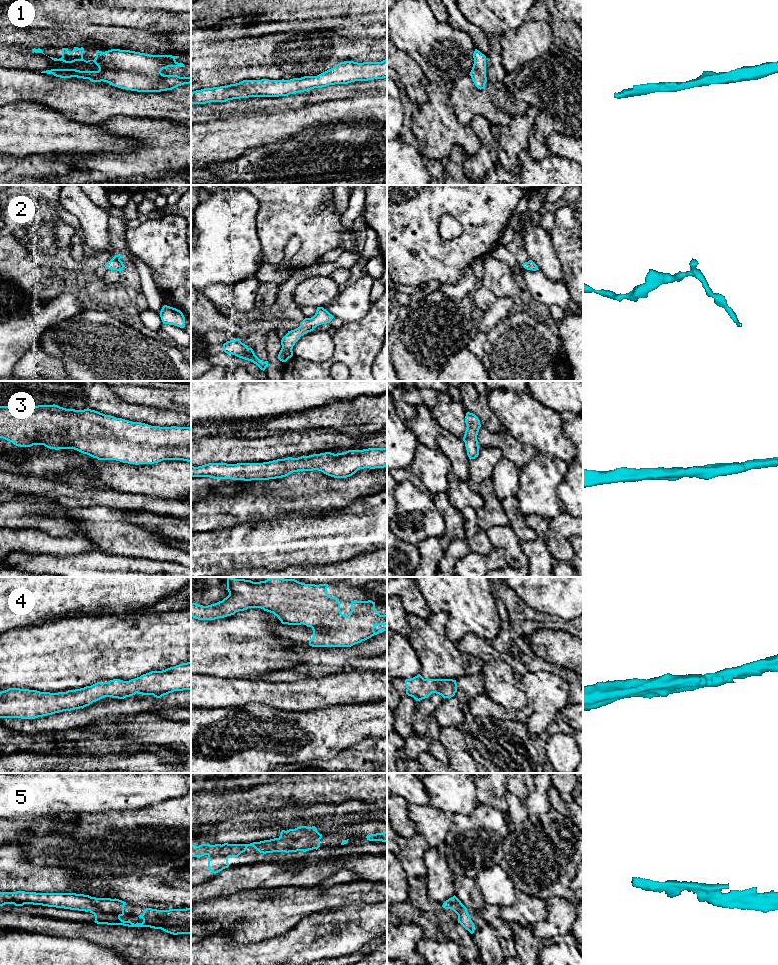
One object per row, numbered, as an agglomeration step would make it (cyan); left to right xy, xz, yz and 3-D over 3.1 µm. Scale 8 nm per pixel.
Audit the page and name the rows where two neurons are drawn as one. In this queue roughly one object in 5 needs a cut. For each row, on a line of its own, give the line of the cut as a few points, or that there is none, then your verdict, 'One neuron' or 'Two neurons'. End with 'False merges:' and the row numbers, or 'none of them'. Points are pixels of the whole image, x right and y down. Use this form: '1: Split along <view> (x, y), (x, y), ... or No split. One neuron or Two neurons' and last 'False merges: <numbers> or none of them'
1: No split. One neuron
2: No split. One neuron
3: No split. One neuron
4: No split. One neuron
5: No split. One neuron
False merges: none of them

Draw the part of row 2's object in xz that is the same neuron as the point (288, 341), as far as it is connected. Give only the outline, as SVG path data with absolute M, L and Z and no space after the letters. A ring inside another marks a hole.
M317 307L316 313L313 317L305 318L298 328L288 331L288 333L282 338L282 348L278 354L278 359L282 362L286 362L293 356L293 346L301 336L313 331L317 326L321 324L330 323L333 318L334 316L330 314L326 309L323 307Z

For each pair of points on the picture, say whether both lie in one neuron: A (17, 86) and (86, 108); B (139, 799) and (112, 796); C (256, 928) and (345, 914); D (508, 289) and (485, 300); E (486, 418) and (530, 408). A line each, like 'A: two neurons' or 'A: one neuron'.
A: one neuron
B: one neuron
C: two neurons
D: two neurons
E: two neurons

